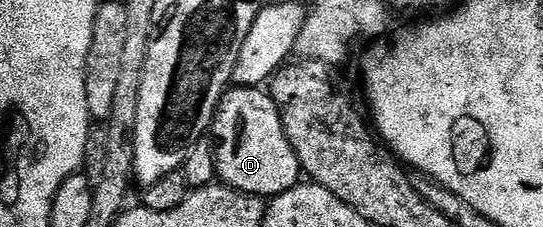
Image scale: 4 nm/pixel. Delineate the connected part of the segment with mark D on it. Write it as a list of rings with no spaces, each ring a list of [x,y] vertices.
[[[232,86],[224,91],[209,128],[215,149],[217,179],[242,195],[274,197],[293,189],[301,181],[301,168],[289,137],[281,125],[277,105],[266,90]]]

